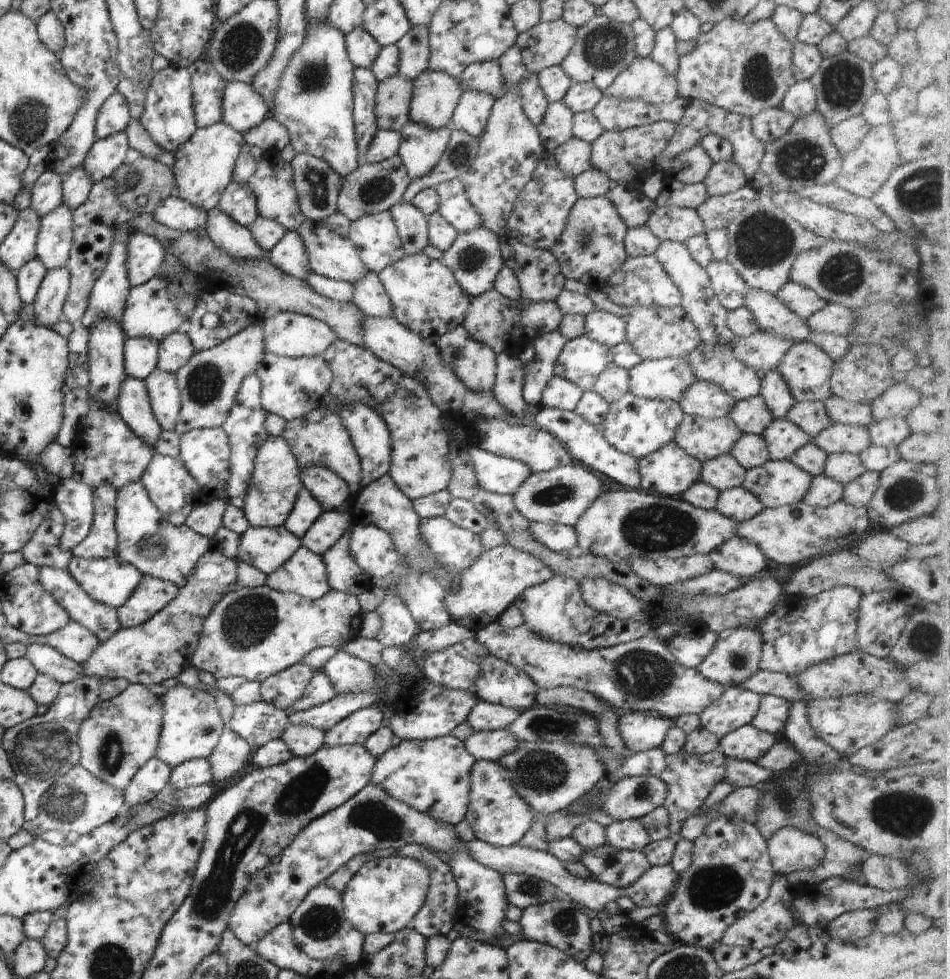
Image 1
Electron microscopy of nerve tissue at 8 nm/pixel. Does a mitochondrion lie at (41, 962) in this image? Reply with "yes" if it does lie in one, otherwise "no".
no

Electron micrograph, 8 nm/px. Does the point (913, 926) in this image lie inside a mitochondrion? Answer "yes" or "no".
no

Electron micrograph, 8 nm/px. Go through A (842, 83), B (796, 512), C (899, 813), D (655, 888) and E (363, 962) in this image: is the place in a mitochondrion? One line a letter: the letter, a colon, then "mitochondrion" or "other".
A: mitochondrion
B: other
C: mitochondrion
D: other
E: other

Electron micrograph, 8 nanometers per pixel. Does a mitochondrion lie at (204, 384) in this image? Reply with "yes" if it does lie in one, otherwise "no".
yes

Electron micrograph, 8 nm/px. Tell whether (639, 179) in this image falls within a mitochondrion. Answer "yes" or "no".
no

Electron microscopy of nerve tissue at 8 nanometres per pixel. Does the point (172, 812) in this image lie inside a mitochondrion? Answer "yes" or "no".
no

